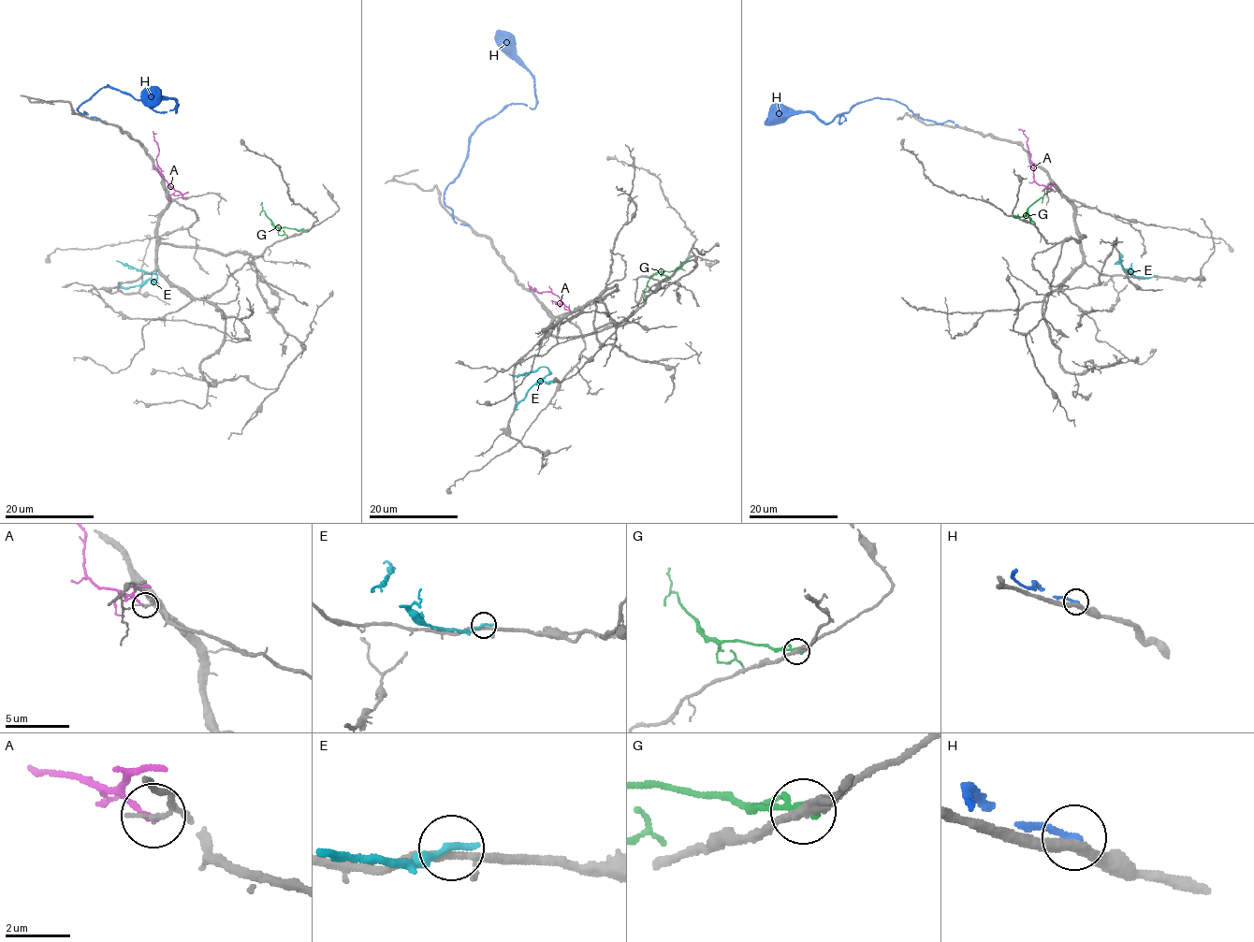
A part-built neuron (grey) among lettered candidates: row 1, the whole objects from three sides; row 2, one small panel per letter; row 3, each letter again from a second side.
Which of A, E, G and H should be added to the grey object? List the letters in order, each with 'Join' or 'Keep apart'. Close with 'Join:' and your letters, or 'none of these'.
A: Keep apart
E: Keep apart
G: Keep apart
H: Keep apart
Join: none of these

